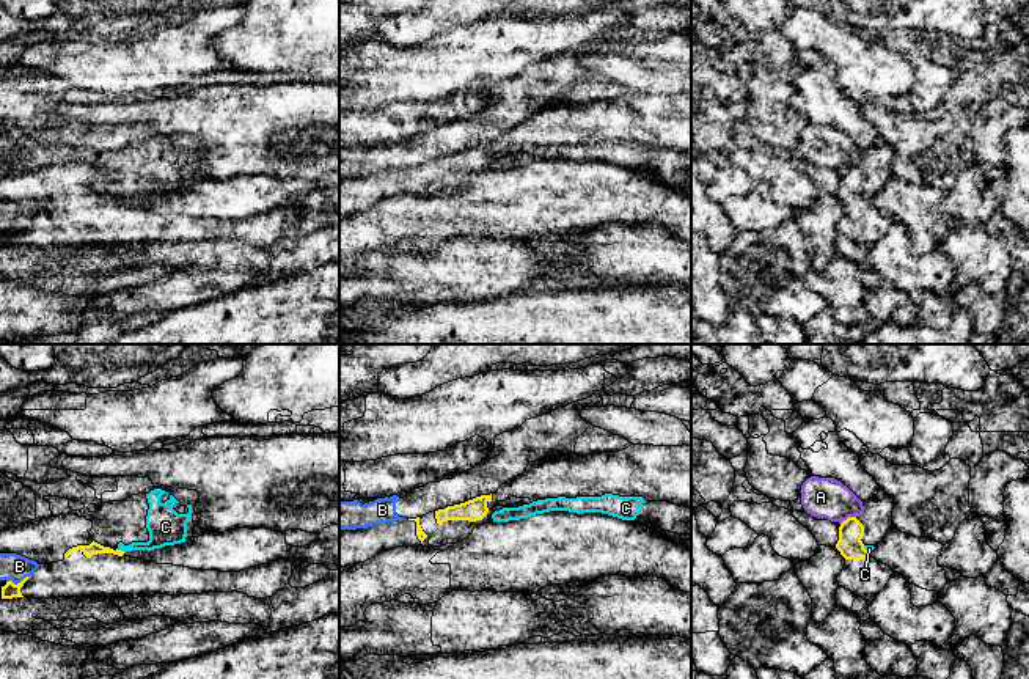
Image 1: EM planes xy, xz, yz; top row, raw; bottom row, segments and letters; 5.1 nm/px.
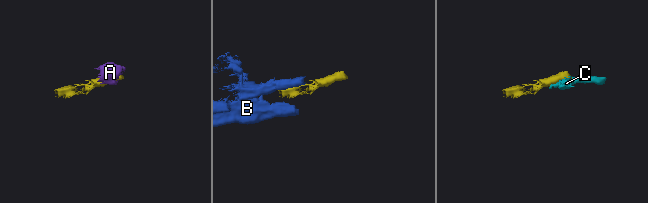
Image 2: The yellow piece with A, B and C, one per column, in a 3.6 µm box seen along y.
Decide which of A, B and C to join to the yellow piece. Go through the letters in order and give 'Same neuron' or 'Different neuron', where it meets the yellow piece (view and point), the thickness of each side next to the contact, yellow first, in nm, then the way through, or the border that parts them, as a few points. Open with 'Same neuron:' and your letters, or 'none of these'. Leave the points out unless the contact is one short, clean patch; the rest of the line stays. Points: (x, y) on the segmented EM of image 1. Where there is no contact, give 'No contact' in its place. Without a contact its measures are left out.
Same neuron: none of these
A: Different neuron. Touches yellow at yz (847, 519). Thickness 130 nm (yellow) against 200 nm. Boundary: yz (855, 516), (841, 524)
B: Different neuron. Touches yellow at xy (18, 583). Thickness 80 nm (yellow) against 140 nm. Boundary: xy (27, 576), (16, 583), (7, 582)
C: Different neuron. Touches yellow at xy (121, 550). Thickness 60 nm (yellow) against 170 nm. Boundary: xy (117, 549), (124, 552)

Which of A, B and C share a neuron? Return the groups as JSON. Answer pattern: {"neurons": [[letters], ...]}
{"neurons": [["A", "C"], ["B"]]}

